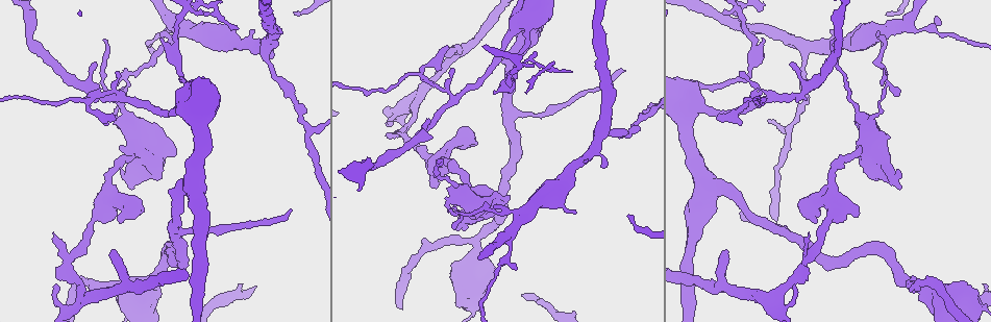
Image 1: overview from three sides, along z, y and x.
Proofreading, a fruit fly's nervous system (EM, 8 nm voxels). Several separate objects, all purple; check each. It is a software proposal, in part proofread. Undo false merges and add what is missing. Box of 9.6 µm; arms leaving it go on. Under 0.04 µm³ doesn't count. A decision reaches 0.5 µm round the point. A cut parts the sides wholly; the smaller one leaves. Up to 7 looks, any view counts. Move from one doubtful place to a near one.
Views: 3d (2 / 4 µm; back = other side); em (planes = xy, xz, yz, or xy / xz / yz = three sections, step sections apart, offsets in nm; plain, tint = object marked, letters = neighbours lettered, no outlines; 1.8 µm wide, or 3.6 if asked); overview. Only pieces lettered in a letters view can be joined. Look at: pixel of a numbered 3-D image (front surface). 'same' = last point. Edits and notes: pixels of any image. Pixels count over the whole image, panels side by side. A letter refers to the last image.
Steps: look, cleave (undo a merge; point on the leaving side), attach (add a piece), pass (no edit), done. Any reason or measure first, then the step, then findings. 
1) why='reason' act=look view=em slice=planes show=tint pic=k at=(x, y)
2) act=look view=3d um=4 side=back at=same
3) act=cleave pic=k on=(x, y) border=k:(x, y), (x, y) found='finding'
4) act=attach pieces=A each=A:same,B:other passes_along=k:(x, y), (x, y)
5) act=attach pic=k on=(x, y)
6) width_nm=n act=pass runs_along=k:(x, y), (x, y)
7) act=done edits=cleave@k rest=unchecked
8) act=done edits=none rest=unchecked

act=look view=em um=3.6 slice=planes show=tint pic=1 at=(475, 286)

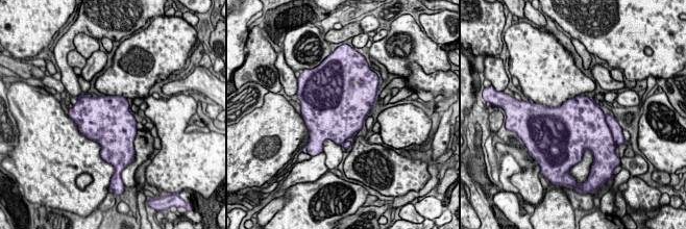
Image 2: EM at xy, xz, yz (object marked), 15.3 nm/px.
act=look view=em um=3.6 slice=planes show=letters at=same

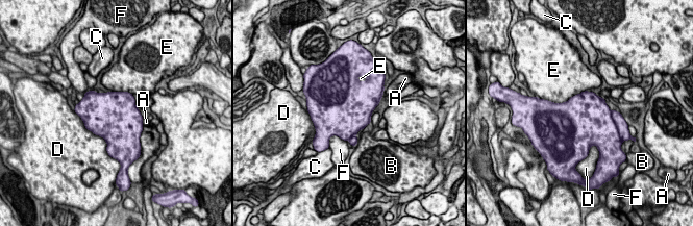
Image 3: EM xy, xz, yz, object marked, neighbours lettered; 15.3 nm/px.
width_nm=750 longest_contact=E:600nm act=cleave pic=3 on=(622, 126) each=A:other,B:other,C:other,D:other,E:other,F:other found='a second neuron is stuck on'

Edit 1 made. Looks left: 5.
why='redraw' act=look view=overview

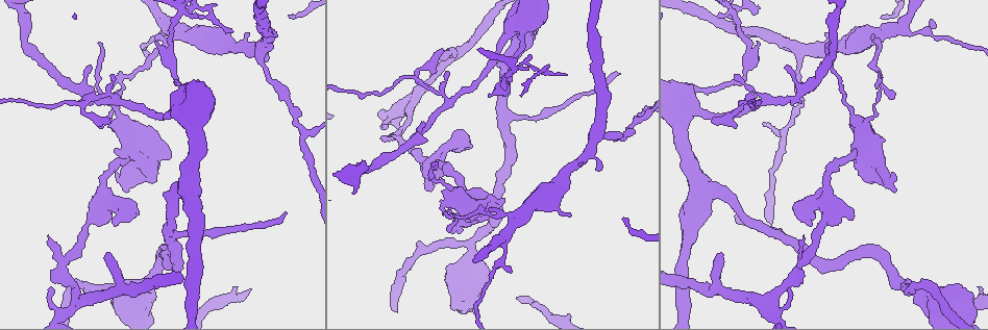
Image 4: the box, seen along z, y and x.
why='abrupt turn' act=look view=em slice=planes show=tint pic=4 at=(444, 204)

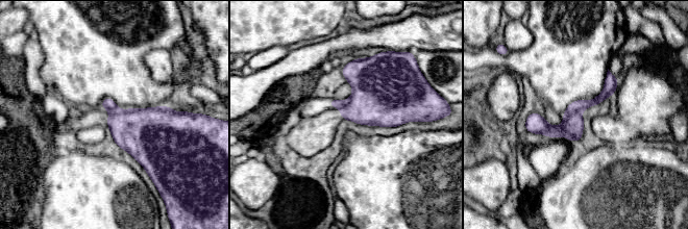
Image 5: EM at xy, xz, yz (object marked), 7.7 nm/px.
act=look view=em slice=planes show=letters at=same

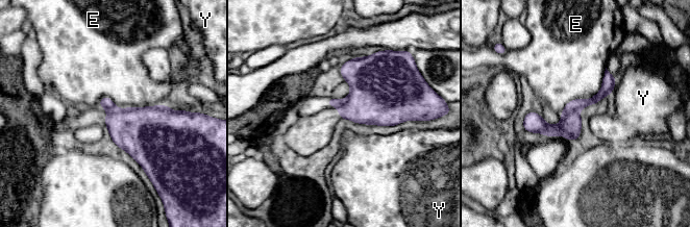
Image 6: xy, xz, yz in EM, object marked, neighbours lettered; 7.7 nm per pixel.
longest_contact=E:500nm act=cleave pic=6 on=(576, 104) each=E:other,Y:other part_leaving=6:(613, 80), (594, 100), (566, 109) found='a second neuron is stuck on'

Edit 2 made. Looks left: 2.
act=done edits=cleave@3,cleave@6 rest=unchecked

